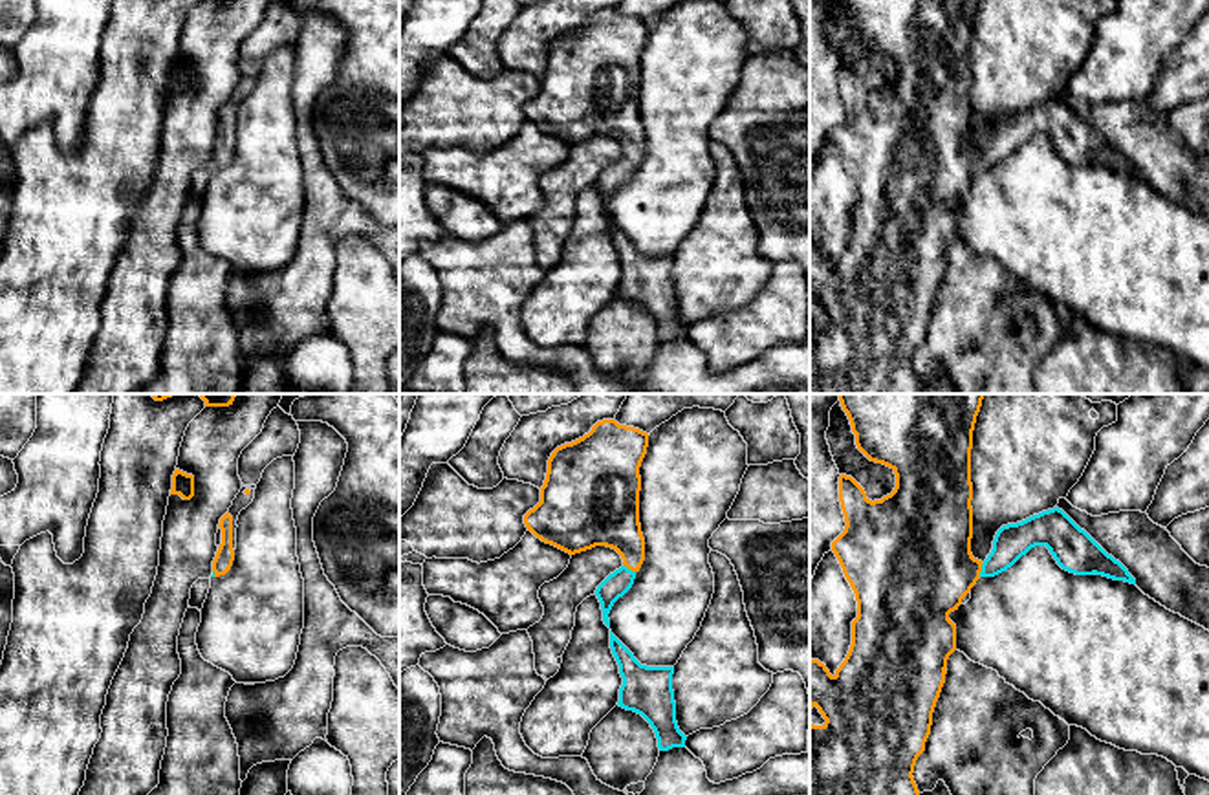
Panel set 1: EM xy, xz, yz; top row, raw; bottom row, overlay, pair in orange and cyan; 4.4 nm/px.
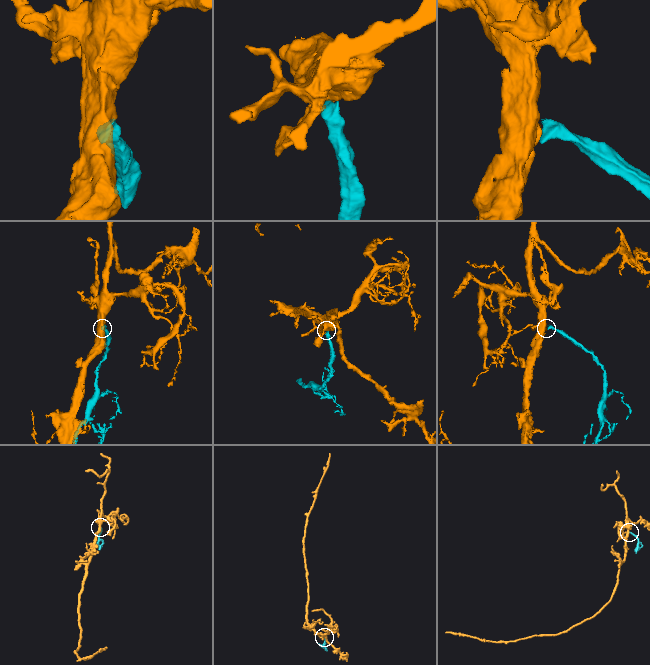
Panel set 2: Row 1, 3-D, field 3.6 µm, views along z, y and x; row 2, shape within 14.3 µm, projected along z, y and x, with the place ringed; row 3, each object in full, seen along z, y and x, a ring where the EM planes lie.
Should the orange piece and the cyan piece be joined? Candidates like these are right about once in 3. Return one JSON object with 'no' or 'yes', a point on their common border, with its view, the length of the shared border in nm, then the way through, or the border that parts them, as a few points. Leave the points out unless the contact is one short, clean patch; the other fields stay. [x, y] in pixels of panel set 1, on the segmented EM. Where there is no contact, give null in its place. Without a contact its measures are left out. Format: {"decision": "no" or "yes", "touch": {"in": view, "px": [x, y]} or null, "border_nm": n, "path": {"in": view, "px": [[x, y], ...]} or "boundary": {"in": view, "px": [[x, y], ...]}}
{"decision": "yes", "touch": {"in": "yz", "px": [980, 570]}, "border_nm": 70, "path": {"in": "yz", "px": [[924, 566], [980, 570], [1012, 541]]}}

